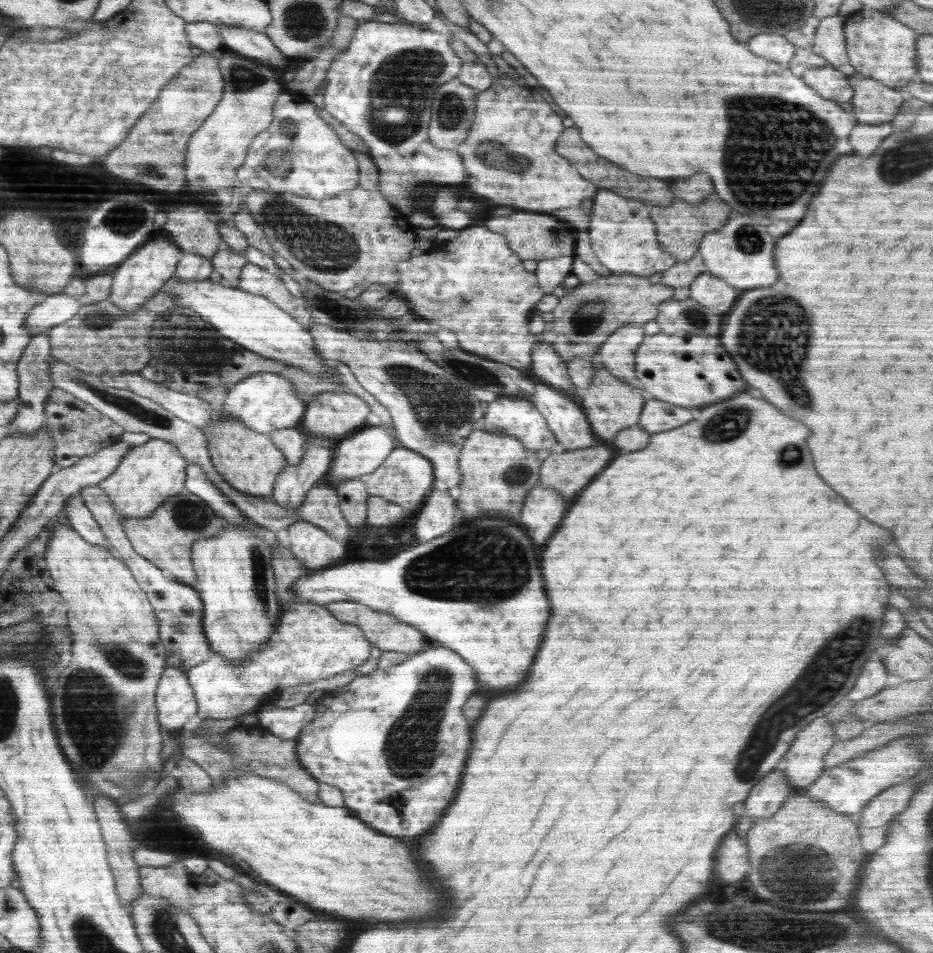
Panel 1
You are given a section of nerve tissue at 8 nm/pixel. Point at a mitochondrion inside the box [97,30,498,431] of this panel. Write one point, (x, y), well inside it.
(402, 82)

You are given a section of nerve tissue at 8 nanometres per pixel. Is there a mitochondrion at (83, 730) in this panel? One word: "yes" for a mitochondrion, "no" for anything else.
yes

